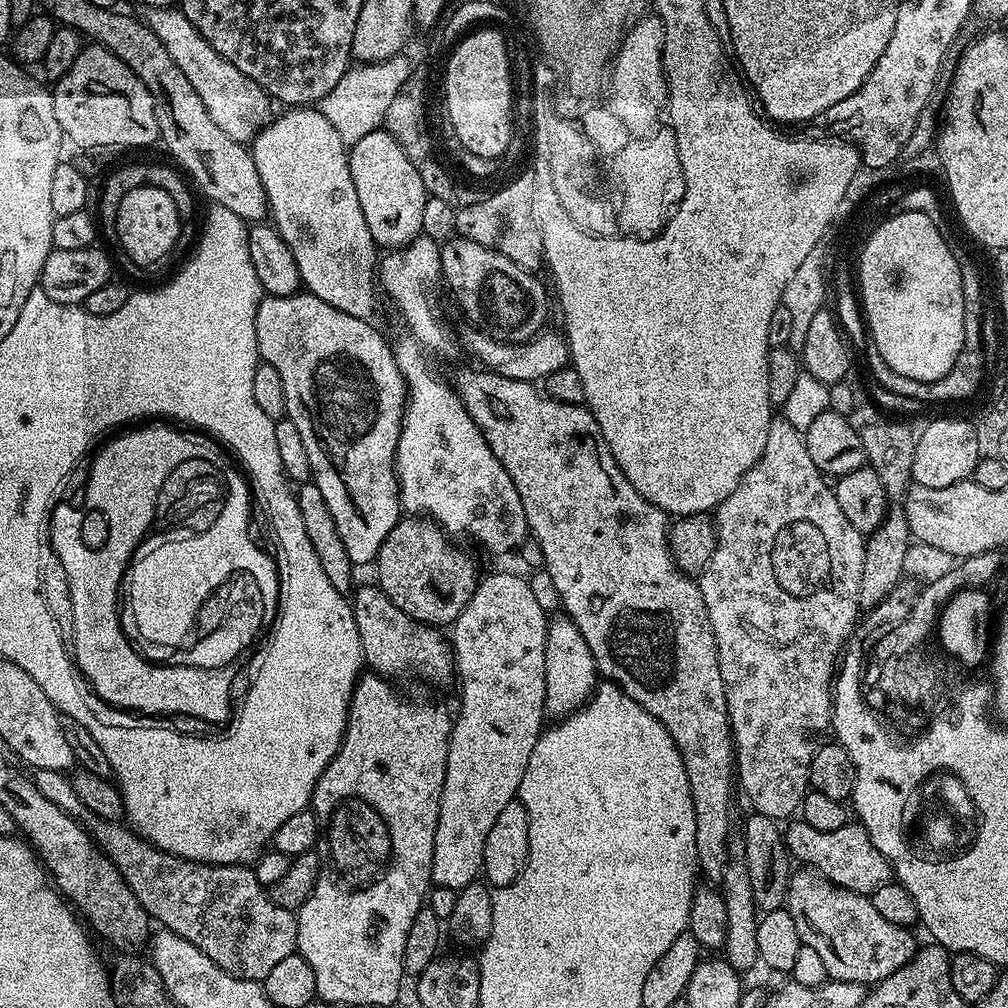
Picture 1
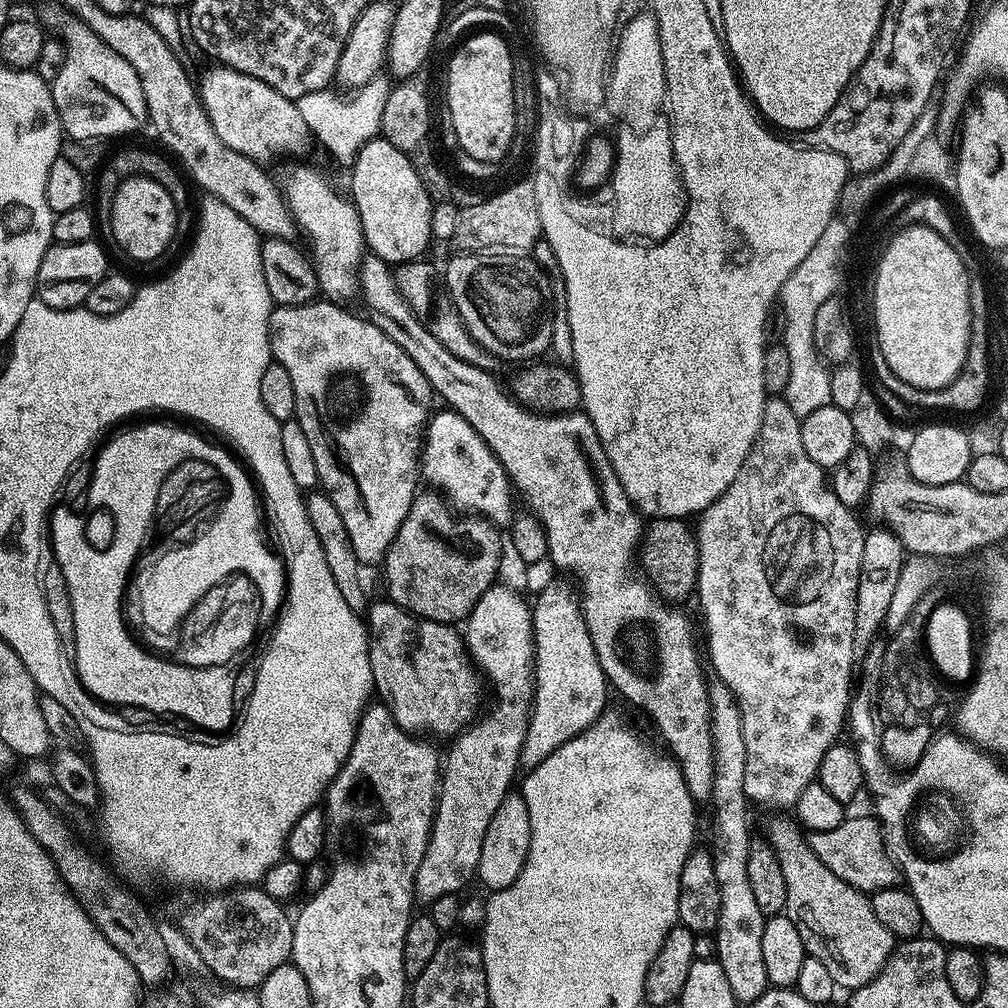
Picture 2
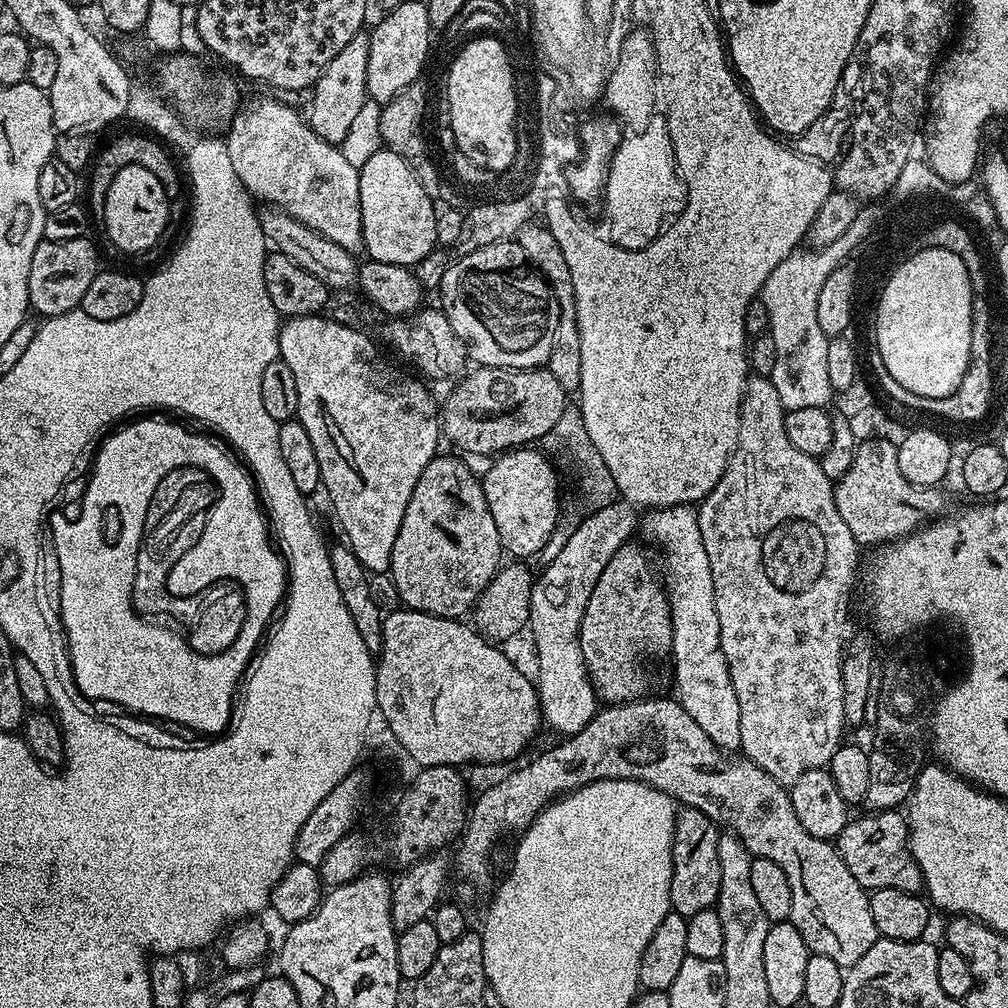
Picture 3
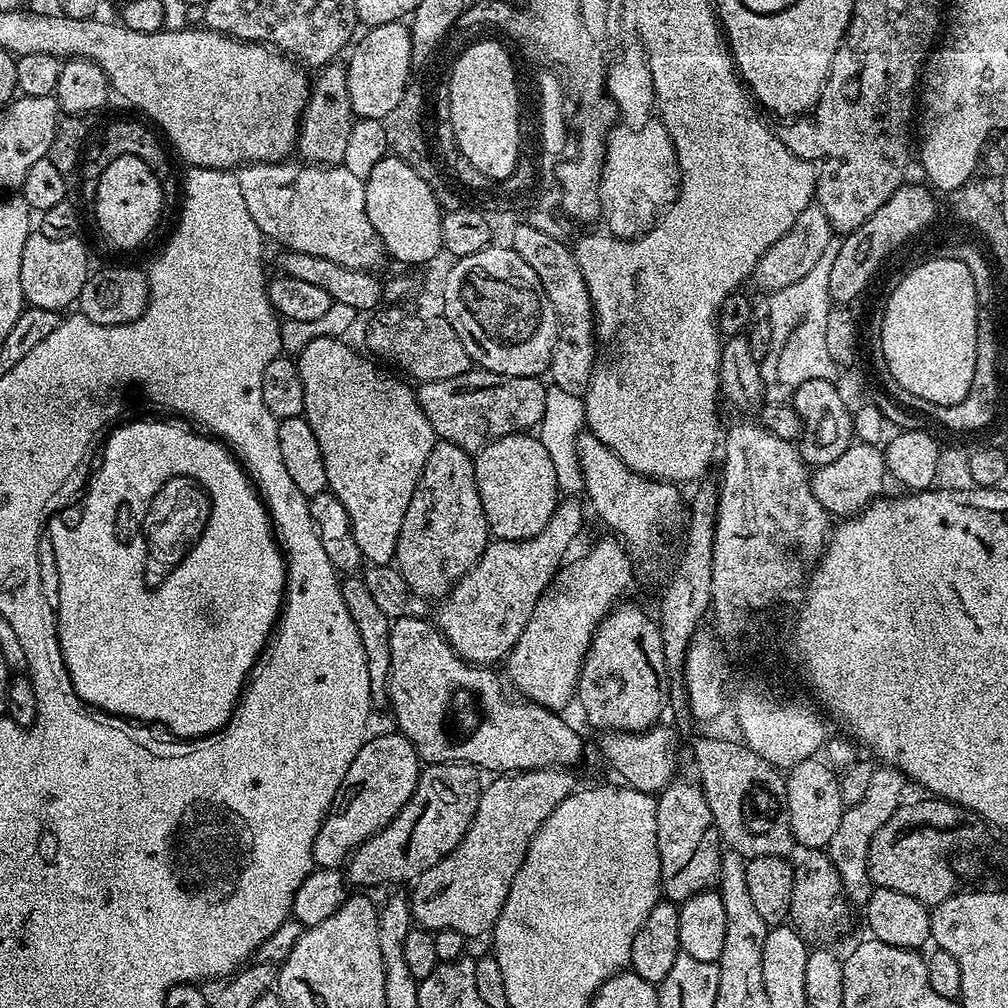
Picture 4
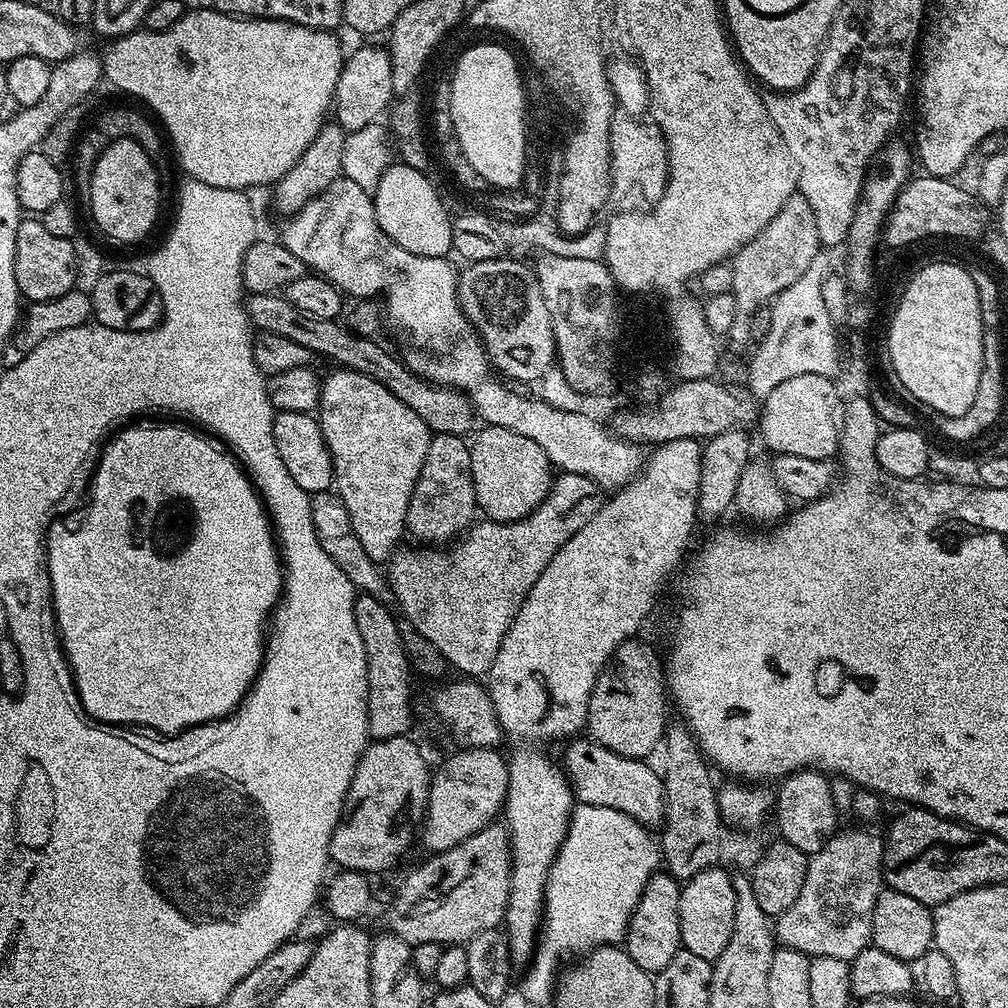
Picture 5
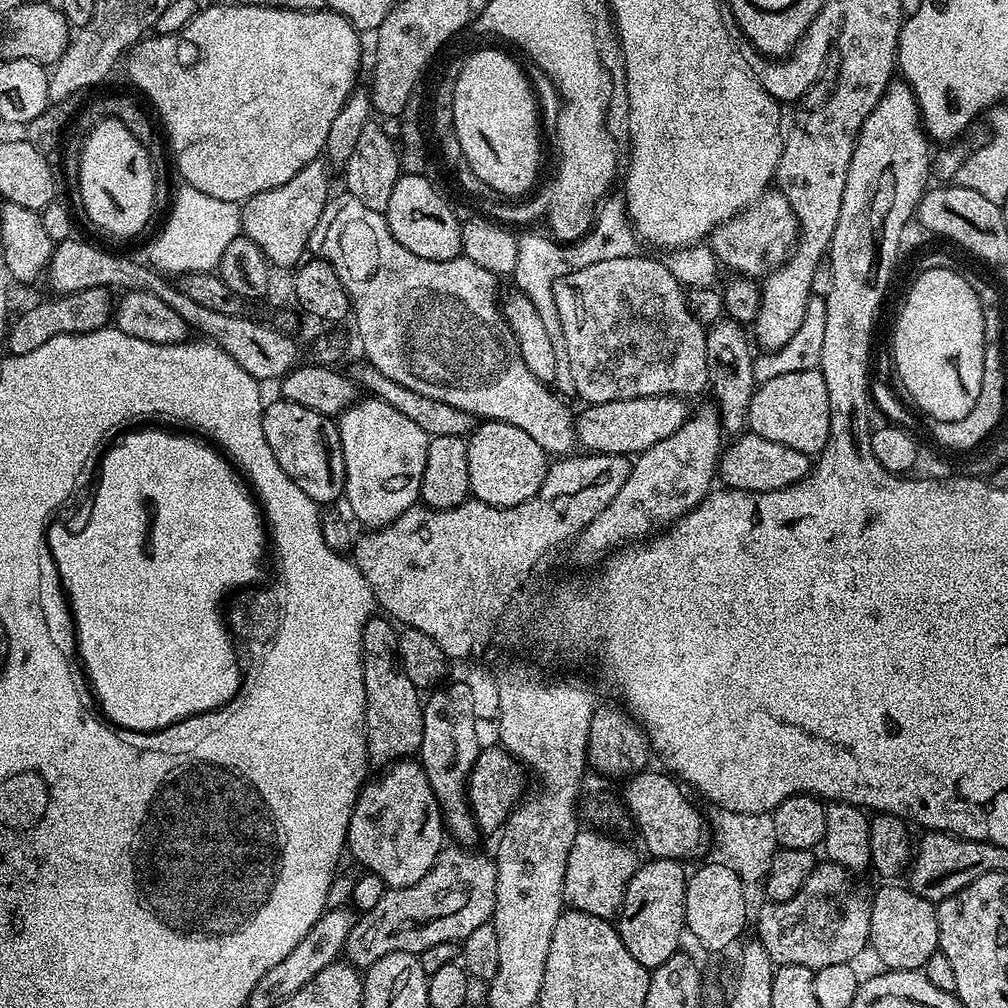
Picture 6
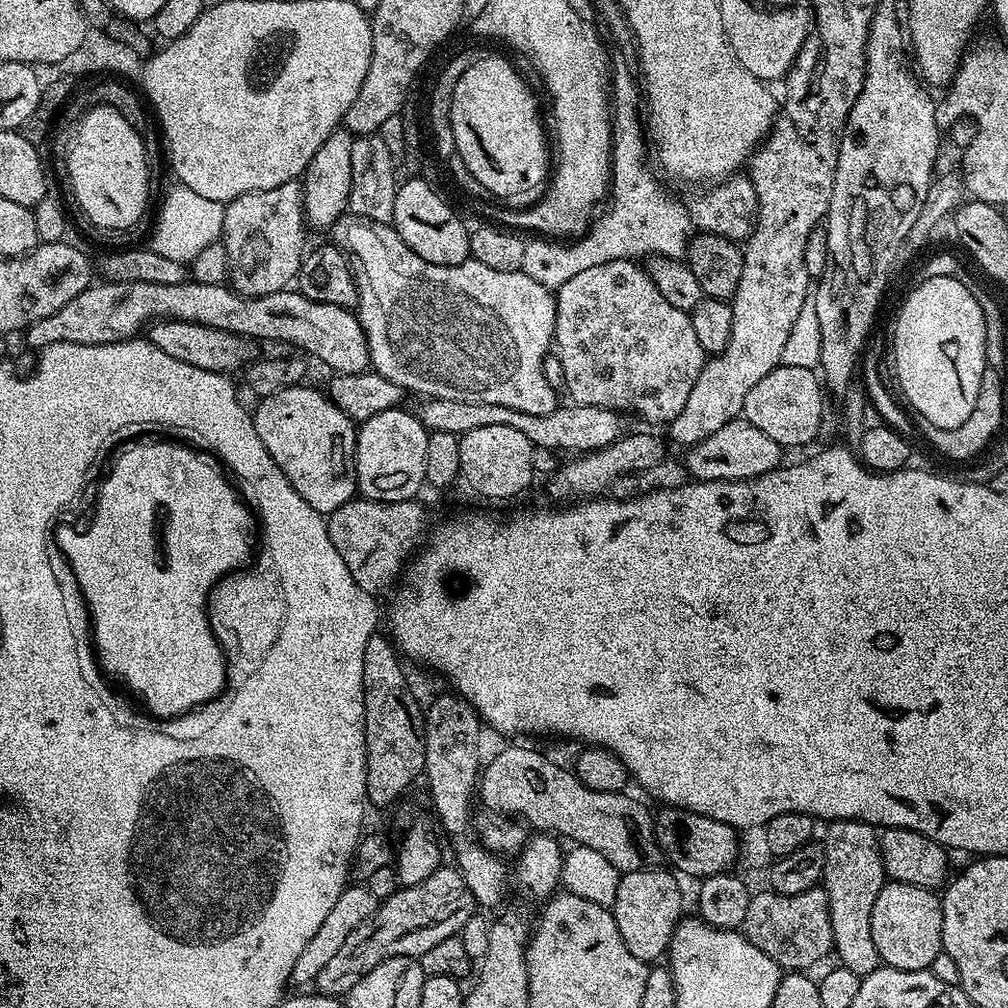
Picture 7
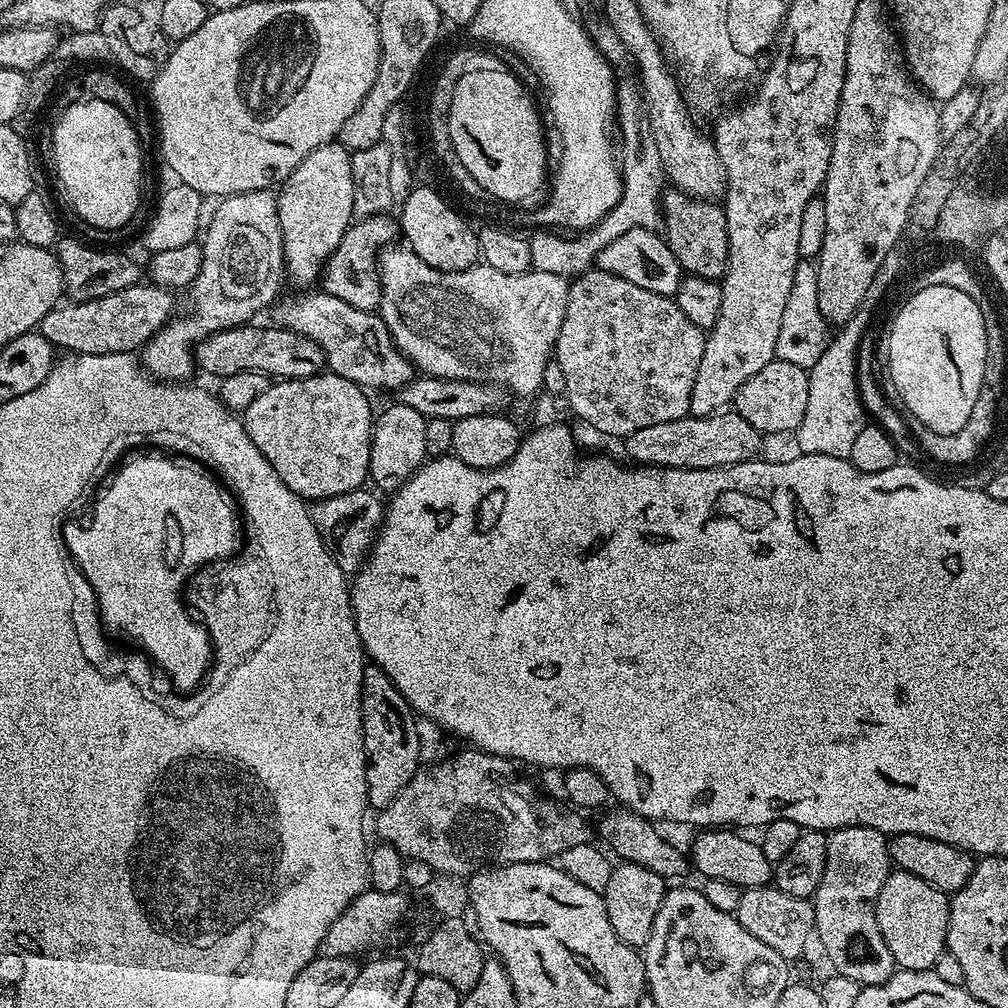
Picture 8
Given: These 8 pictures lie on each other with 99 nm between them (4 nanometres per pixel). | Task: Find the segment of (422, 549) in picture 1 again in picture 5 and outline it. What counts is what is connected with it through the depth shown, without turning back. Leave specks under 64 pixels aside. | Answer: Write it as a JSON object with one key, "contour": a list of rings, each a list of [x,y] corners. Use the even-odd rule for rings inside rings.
{"contour":[[[446,434],[433,435],[430,446],[426,450],[426,462],[422,462],[422,474],[418,474],[418,482],[414,486],[414,494],[410,494],[410,506],[406,510],[406,528],[417,536],[417,541],[428,546],[444,546],[455,541],[457,537],[468,531],[477,515],[476,495],[474,494],[474,478],[470,470],[470,444],[465,437]]]}

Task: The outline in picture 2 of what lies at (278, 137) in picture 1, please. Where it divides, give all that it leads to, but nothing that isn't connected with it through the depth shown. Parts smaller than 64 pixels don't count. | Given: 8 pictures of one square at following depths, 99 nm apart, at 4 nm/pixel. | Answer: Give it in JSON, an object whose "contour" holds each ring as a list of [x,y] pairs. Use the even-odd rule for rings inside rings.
{"contour":[[[300,168],[288,180],[286,184],[286,199],[288,208],[292,211],[292,217],[296,219],[299,231],[308,235],[312,242],[310,247],[310,259],[316,269],[316,277],[320,283],[319,291],[329,301],[348,302],[358,292],[358,267],[366,252],[364,243],[364,231],[360,225],[360,216],[356,213],[356,205],[352,203],[347,195],[339,196],[334,189],[328,185],[327,180],[318,172],[312,169]]]}

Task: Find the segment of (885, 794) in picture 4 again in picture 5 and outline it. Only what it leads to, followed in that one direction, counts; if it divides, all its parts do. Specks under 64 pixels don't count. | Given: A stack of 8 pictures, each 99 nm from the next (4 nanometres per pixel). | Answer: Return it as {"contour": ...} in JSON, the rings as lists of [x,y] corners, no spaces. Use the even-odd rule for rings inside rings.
{"contour":[[[856,826],[860,828],[852,828],[849,832],[844,830],[837,831],[836,835],[830,838],[830,842],[826,842],[826,846],[822,846],[822,850],[811,853],[808,861],[808,869],[806,870],[806,882],[802,882],[802,894],[798,894],[798,898],[794,902],[794,906],[790,906],[790,910],[786,910],[782,915],[775,917],[774,935],[783,947],[790,950],[798,950],[808,957],[825,956],[826,958],[842,958],[851,962],[851,960],[861,952],[862,949],[872,944],[872,919],[874,918],[874,906],[878,902],[878,894],[885,887],[884,883],[884,840],[876,832],[871,832],[871,827]]]}

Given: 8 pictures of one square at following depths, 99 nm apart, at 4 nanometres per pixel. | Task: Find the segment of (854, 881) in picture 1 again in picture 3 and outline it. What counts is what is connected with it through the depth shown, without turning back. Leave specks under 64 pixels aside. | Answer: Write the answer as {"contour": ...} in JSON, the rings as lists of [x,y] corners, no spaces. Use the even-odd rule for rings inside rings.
{"contour":[[[876,810],[868,815],[872,816],[849,819],[848,825],[840,831],[838,847],[842,862],[846,862],[850,874],[854,874],[866,890],[889,888],[919,893],[924,879],[908,849],[907,819],[896,810]]]}

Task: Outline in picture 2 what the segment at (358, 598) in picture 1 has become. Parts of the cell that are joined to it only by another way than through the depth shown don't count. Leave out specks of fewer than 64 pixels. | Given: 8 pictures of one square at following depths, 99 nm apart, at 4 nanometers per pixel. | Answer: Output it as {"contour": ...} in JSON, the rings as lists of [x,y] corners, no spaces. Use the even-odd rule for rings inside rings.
{"contour":[[[373,603],[366,613],[372,686],[379,703],[388,707],[403,732],[420,738],[455,737],[481,711],[482,676],[469,657],[461,633],[451,624],[421,620],[394,603],[383,603]]]}

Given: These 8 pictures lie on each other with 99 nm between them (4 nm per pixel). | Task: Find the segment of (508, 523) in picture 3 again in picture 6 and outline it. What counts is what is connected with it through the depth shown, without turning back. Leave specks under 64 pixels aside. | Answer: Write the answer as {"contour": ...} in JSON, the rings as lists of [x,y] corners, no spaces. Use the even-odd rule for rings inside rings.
{"contour":[[[485,420],[467,437],[467,441],[468,490],[475,499],[495,508],[509,508],[538,494],[538,486],[542,486],[548,473],[550,456],[538,446],[538,442],[534,442],[534,438],[530,438],[530,434],[526,434],[526,430],[518,430],[518,426],[510,426],[501,420]]]}

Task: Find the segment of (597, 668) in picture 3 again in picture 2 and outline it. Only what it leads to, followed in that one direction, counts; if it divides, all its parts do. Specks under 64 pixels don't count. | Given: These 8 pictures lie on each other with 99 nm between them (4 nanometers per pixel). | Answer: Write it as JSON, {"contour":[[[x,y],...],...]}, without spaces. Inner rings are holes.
{"contour":[[[652,518],[647,521],[638,545],[638,564],[644,567],[643,575],[656,580],[655,591],[664,602],[684,600],[697,591],[696,578],[700,575],[700,551],[696,549],[693,529],[687,528],[683,519]]]}

